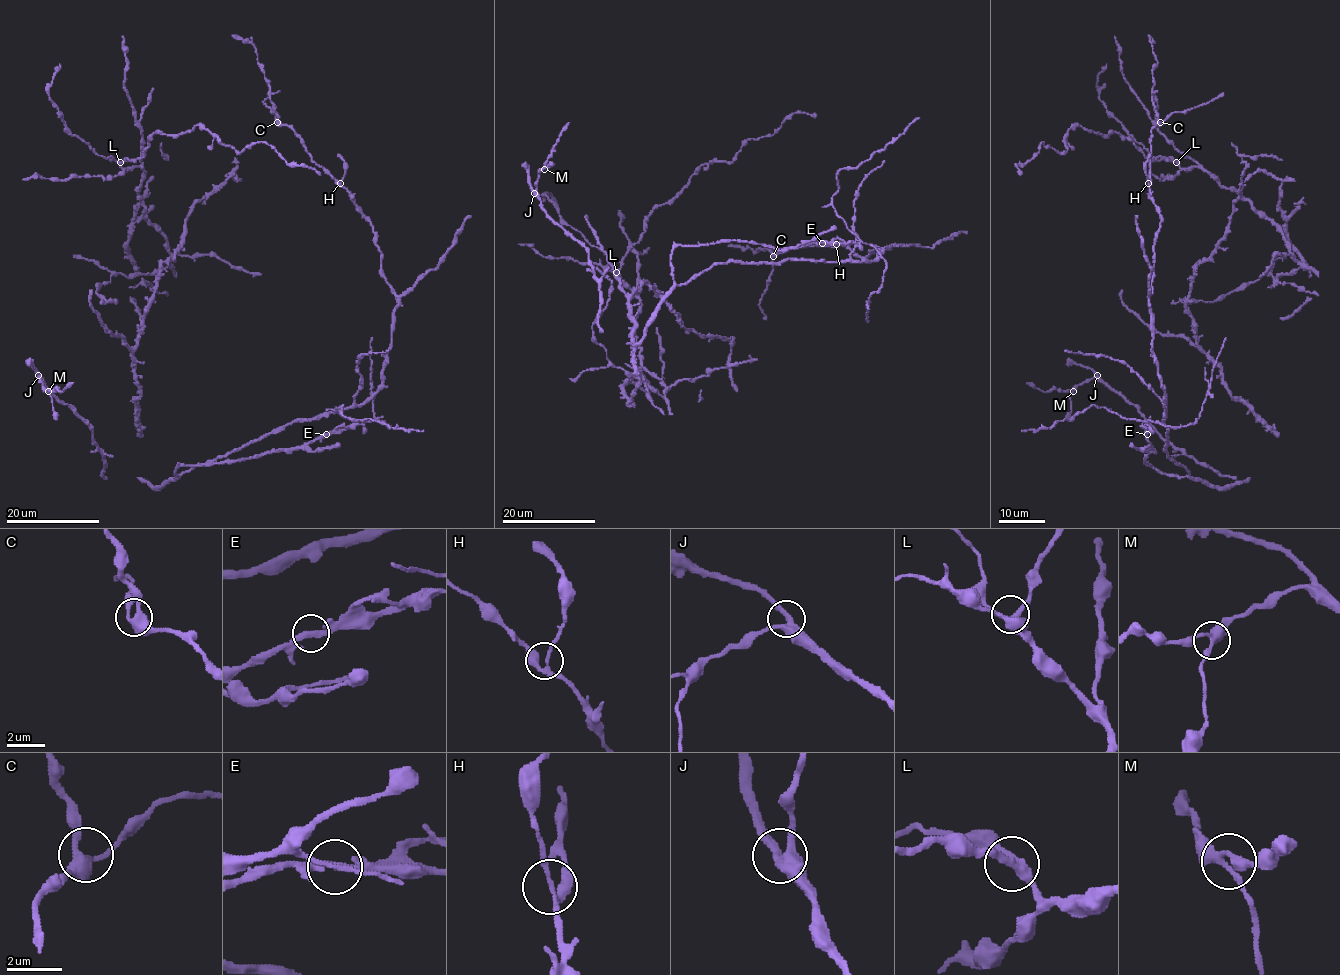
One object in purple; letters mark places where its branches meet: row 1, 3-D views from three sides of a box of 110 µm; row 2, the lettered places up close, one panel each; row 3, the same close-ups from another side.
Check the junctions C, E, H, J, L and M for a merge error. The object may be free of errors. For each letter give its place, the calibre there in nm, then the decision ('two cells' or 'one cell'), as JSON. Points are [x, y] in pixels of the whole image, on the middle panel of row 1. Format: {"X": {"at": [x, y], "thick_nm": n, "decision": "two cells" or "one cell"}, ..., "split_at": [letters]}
{"C": {"at": [773, 256], "thick_nm": 400, "decision": "one cell"}, "E": {"at": [822, 243], "thick_nm": 200, "decision": "two cells"}, "H": {"at": [836, 244], "thick_nm": 160, "decision": "one cell"}, "J": {"at": [534, 193], "thick_nm": 340, "decision": "one cell"}, "L": {"at": [616, 272], "thick_nm": 280, "decision": "one cell"}, "M": {"at": [544, 169], "thick_nm": 260, "decision": "one cell"}, "split_at": ["E"]}

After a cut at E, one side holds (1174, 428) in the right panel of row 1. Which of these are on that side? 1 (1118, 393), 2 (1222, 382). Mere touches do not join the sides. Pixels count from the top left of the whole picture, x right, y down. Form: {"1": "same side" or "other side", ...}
{"1": "other side", "2": "other side"}

